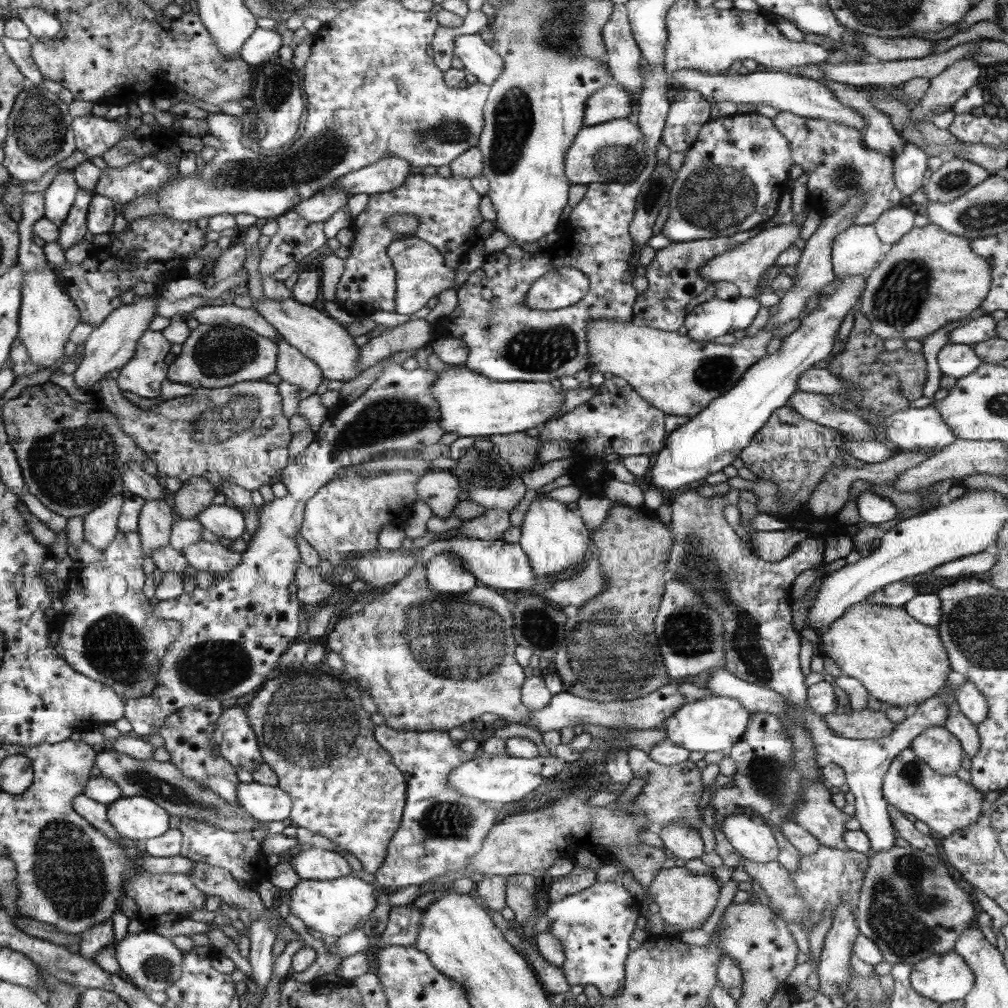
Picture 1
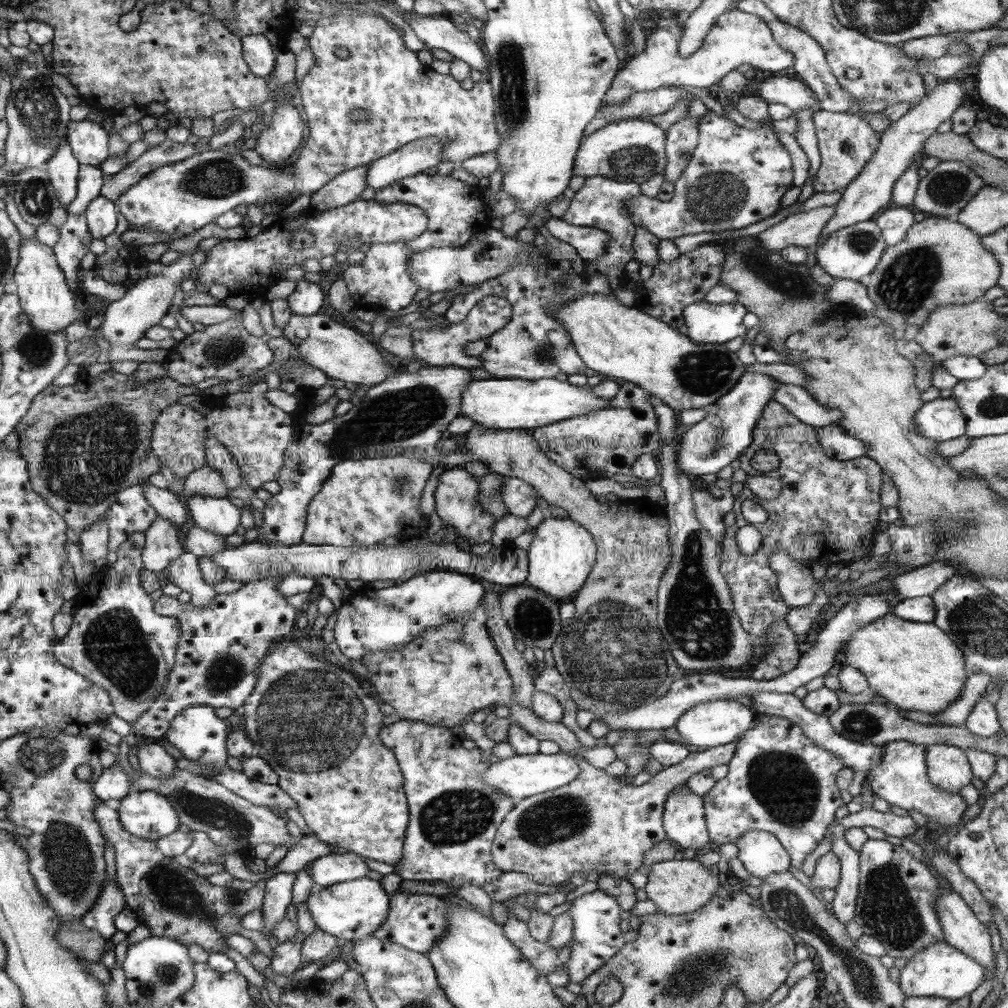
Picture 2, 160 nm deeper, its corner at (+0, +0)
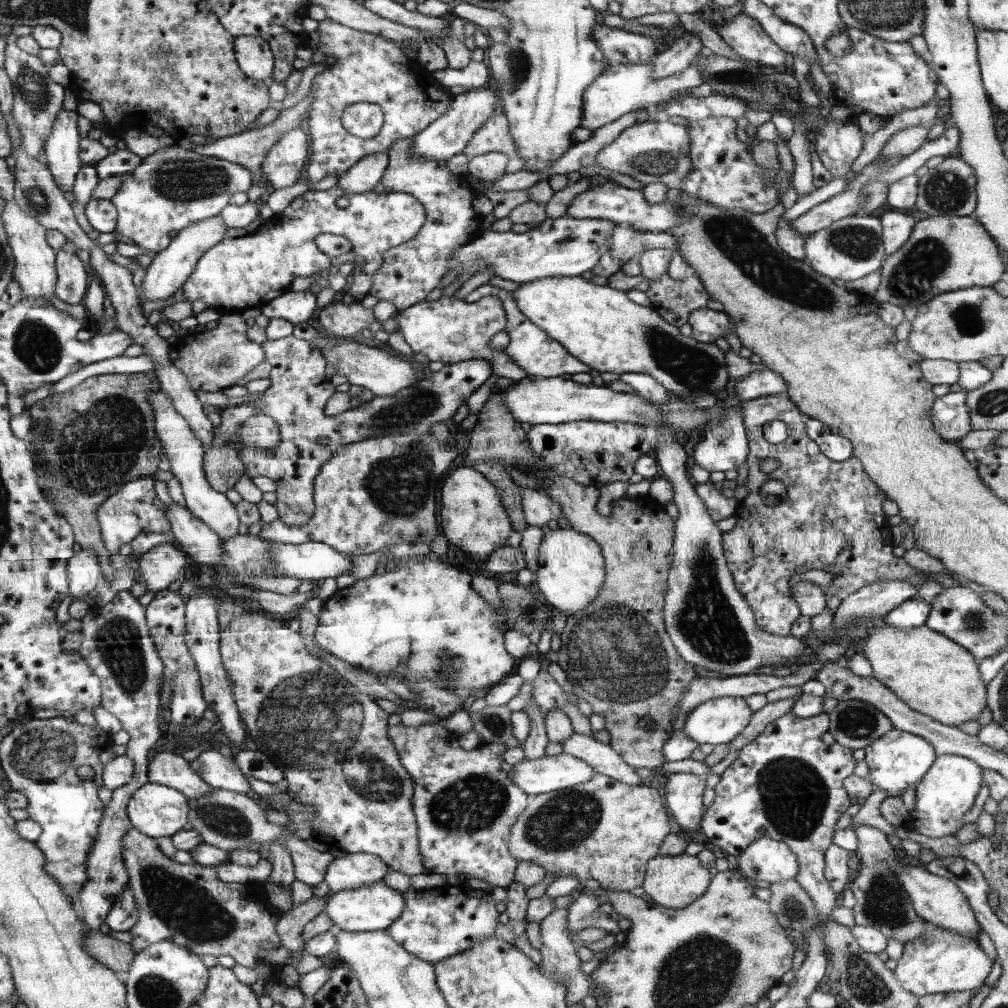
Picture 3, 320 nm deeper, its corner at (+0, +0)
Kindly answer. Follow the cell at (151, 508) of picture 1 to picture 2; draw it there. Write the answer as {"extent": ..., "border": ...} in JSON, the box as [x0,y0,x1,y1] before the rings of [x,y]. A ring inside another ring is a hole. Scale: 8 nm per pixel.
{"extent":[141,516,184,572],"border":[[[161,516],[145,531],[145,535],[141,559],[144,560],[144,567],[152,572],[166,570],[173,559],[184,552],[178,538],[178,528]]]}

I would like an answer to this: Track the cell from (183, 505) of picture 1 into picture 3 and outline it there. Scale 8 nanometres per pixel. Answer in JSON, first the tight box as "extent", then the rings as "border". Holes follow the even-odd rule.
{"extent":[203,443,246,493],"border":[[[222,443],[205,448],[203,467],[209,484],[219,493],[230,490],[246,474],[246,464],[240,459],[239,450]]]}

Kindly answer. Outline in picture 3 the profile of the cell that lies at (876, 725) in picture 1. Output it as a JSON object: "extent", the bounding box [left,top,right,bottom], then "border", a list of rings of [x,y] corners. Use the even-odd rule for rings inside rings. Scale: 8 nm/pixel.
{"extent":[827,699,893,748],"border":[[[860,699],[838,701],[827,714],[834,740],[851,748],[864,748],[893,728],[892,721],[872,703]]]}

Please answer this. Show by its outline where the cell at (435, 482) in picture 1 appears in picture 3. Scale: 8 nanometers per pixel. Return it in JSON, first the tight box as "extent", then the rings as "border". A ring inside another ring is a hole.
{"extent":[440,465,513,563],"border":[[[468,465],[455,469],[446,477],[442,485],[440,519],[442,534],[478,563],[487,561],[498,548],[508,546],[508,539],[513,531],[499,490],[480,471]]]}

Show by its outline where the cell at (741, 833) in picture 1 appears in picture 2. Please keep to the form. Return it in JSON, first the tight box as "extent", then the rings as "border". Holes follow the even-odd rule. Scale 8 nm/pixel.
{"extent":[738,831,791,878],"border":[[[748,831],[738,837],[738,860],[752,876],[768,878],[777,872],[788,872],[791,859],[776,836],[765,831]]]}

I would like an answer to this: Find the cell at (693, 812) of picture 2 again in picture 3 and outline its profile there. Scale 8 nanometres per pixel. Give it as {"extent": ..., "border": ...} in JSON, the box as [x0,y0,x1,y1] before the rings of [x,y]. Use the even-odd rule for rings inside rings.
{"extent":[664,772,706,840],"border":[[[686,772],[673,773],[667,778],[666,790],[664,790],[666,792],[666,806],[669,808],[672,820],[678,824],[680,832],[691,840],[688,836],[692,836],[693,833],[700,833],[701,820],[704,816],[703,793],[706,788],[706,781],[703,776]]]}

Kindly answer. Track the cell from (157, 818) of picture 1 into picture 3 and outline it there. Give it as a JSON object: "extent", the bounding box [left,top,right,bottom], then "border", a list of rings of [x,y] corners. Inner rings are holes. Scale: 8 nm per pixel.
{"extent":[126,781,190,840],"border":[[[149,781],[130,798],[126,805],[126,814],[133,828],[158,840],[161,836],[174,836],[188,824],[190,812],[188,800],[190,799],[179,790]]]}

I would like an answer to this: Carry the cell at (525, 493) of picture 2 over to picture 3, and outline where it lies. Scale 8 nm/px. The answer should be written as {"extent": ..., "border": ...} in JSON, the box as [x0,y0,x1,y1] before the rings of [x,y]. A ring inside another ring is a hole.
{"extent":[521,489,563,526],"border":[[[524,489],[521,491],[521,501],[529,526],[546,526],[550,520],[563,516],[562,507],[546,492]]]}

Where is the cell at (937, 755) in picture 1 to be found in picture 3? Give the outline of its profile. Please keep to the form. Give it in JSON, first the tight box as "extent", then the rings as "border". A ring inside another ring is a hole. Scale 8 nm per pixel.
{"extent":[906,754,983,838],"border":[[[941,754],[915,788],[916,802],[909,810],[906,827],[930,838],[956,835],[963,828],[964,815],[974,806],[983,786],[983,768],[970,758],[955,754]]]}

